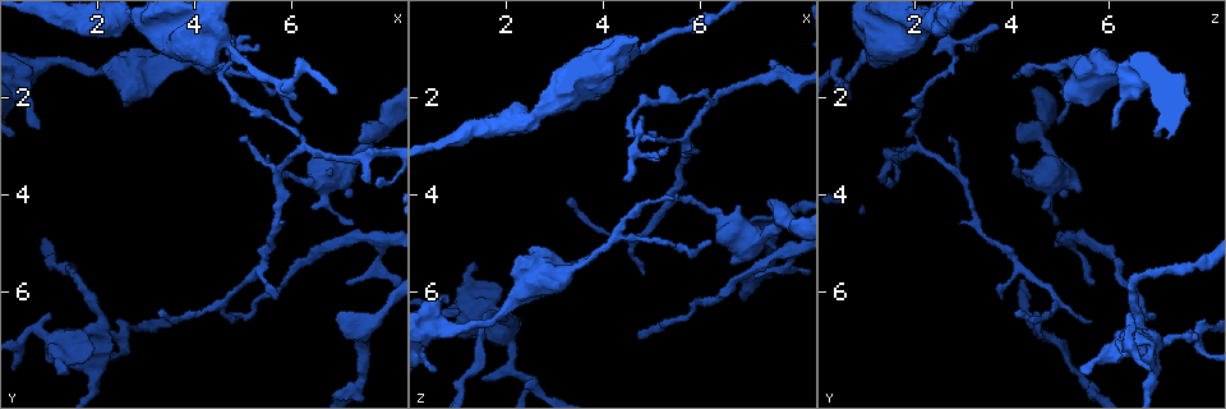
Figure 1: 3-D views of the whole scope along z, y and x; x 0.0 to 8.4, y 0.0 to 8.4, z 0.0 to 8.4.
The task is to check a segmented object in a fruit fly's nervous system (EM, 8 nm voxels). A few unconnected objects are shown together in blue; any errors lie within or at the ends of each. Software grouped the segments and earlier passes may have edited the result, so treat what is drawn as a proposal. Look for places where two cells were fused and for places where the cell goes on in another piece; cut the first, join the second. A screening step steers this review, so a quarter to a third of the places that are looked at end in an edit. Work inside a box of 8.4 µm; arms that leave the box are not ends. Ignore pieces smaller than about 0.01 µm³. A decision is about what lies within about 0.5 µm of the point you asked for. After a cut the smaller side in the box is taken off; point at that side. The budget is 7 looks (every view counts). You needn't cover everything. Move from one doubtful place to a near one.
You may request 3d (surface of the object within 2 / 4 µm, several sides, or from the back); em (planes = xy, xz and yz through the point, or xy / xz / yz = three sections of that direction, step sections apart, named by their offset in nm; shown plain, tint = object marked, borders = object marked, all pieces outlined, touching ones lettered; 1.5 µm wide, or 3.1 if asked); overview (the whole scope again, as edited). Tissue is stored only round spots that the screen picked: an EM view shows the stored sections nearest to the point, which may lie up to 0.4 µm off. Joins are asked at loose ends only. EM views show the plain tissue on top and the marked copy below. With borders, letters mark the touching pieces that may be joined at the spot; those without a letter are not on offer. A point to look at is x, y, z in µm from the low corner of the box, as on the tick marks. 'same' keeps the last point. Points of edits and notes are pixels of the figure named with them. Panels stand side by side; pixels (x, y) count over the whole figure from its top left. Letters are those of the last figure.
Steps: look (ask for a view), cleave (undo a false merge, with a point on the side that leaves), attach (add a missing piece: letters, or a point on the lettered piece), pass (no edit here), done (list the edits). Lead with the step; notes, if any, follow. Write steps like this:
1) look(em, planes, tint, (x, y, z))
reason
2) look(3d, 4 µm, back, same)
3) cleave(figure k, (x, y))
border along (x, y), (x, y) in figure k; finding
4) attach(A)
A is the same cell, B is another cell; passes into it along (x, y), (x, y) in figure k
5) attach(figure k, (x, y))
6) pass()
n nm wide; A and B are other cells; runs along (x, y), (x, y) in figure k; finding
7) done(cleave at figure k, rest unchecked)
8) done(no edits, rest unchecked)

look(em, yz, step 8, tint, (1.40, 7.65, 5.55))
an open end

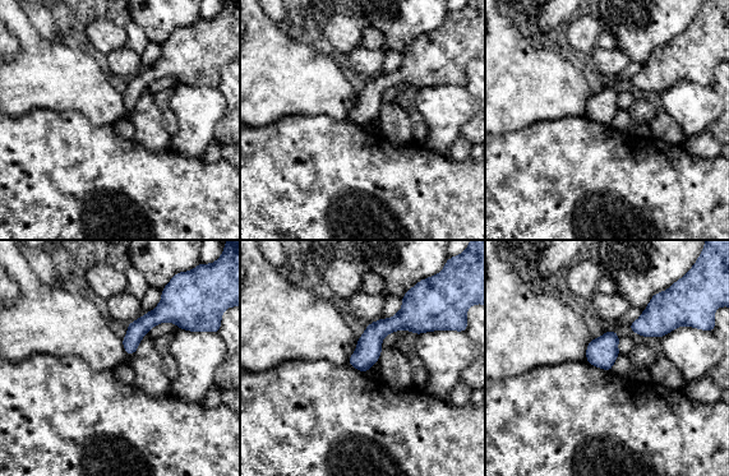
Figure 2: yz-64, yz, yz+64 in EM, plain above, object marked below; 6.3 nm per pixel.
look(em, planes, borders, same)

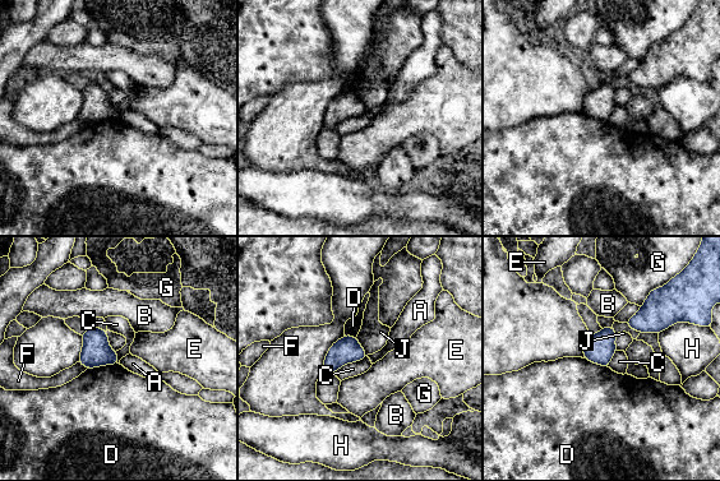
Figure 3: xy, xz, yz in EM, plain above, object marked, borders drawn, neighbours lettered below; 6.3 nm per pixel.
pass()
160 nm wide; A, B, C, D, E, F, G, H and J are other cells; border along (367, 356), (344, 364), (333, 373) in figure 3; none of them fits

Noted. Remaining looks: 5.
look(3d, 4 µm, (5.55, 3.15, 3.95))
thin end

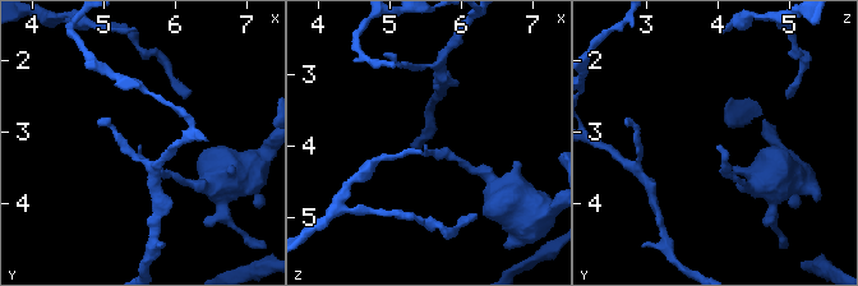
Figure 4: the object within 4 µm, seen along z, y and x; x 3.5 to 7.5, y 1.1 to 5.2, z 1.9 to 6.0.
look(em, planes, borders, (5.45, 3.20, 4.00))

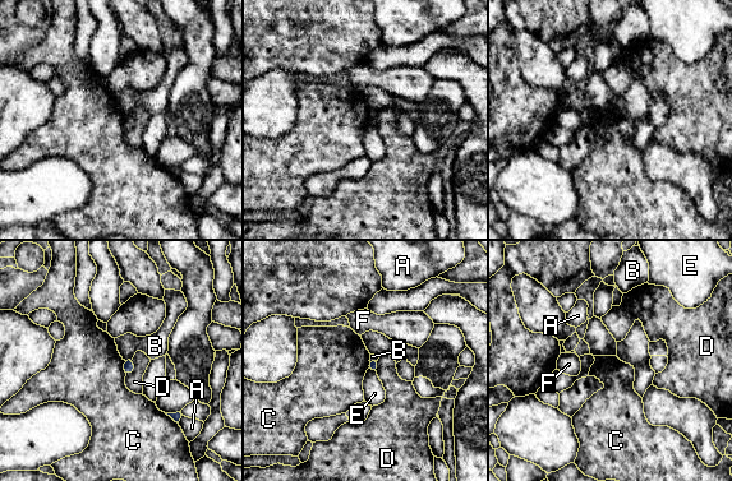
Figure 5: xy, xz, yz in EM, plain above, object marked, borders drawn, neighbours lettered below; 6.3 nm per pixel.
pass()
D touches over 130 nm; A, B, C, D, E and F are other cells; border along (123, 360), (123, 373), (125, 375) in figure 5; no lettered piece goes on from it

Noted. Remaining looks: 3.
look(em, xz, step 8, tint, (7.65, 2.85, 4.55))
thick turns thin

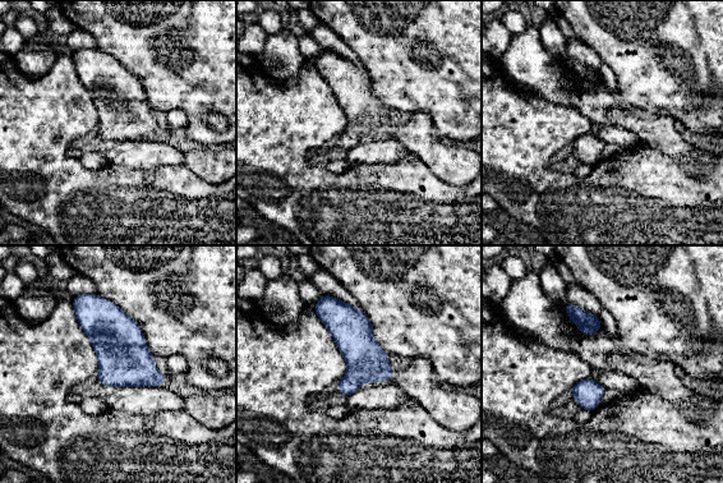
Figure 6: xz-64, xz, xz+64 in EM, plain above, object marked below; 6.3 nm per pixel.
look(em, yz, step 8, borders, same)
cut it another way

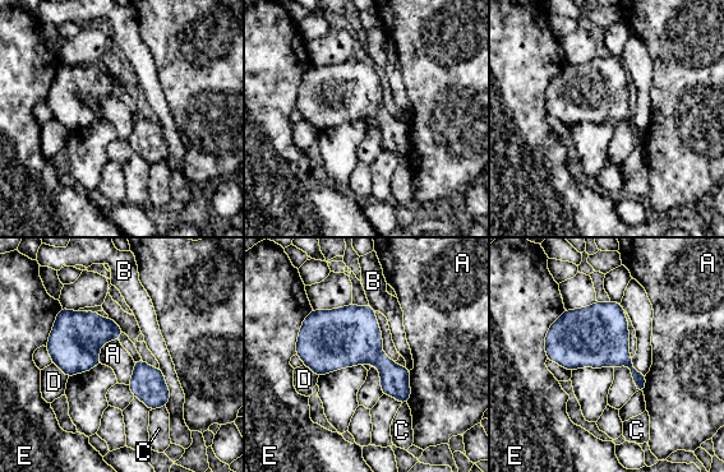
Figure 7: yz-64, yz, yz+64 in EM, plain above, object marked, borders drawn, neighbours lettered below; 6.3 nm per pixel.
pass()
A, B, C, D and E are other cells; border along (118, 338), (101, 347), (100, 362) in figure 7; continuous, no second cell

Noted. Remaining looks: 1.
done(no edits, rest unchecked)

